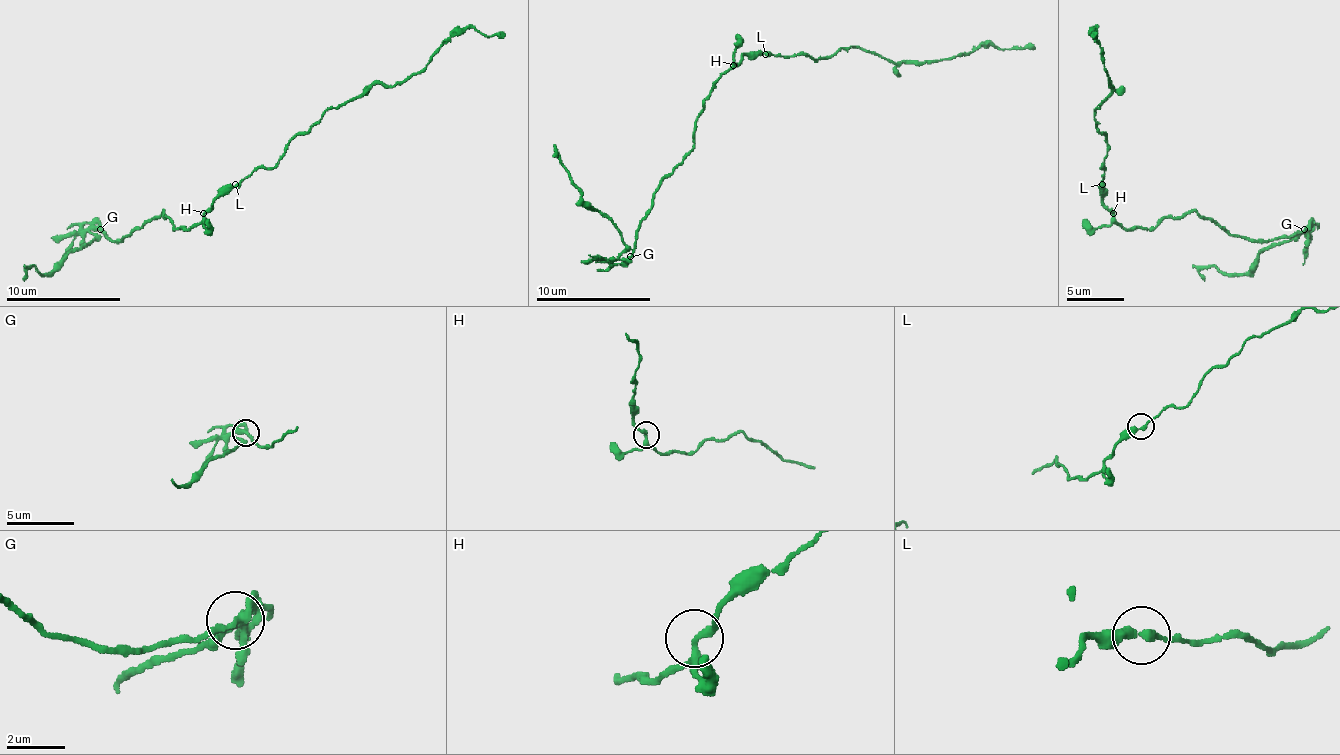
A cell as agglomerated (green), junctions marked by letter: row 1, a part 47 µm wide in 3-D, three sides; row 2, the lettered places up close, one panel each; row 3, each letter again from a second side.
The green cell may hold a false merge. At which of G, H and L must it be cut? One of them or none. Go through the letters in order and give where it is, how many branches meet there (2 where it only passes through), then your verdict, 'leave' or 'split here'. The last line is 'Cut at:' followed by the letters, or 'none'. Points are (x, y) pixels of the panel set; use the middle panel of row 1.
G: at (630, 256); 4 branches meet; split here
H: at (733, 65); 3 branches meet; leave
L: at (765, 54); 2 branches meet; leave
Cut at: G

